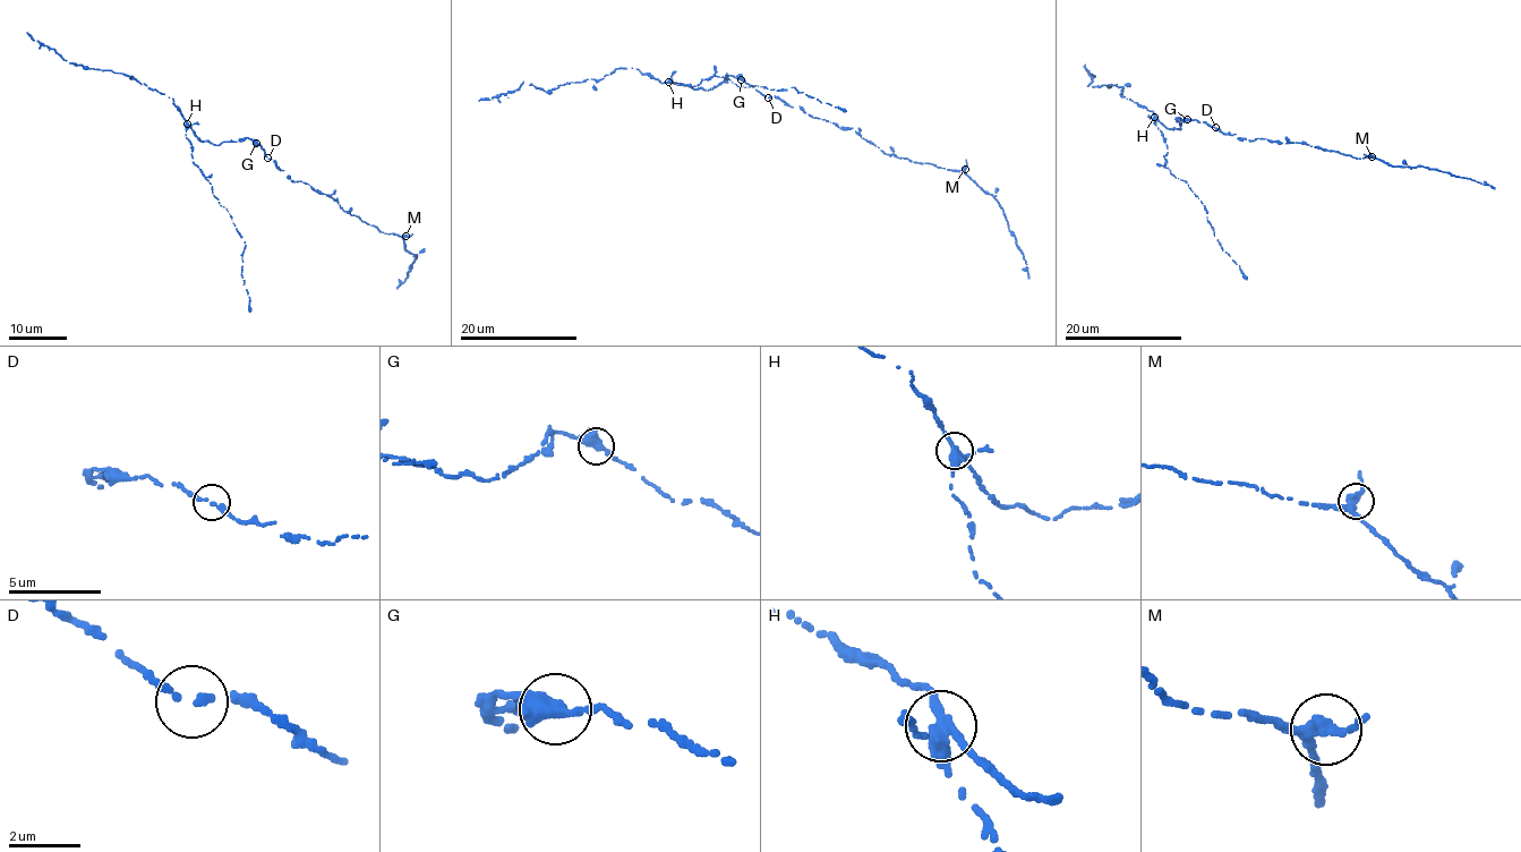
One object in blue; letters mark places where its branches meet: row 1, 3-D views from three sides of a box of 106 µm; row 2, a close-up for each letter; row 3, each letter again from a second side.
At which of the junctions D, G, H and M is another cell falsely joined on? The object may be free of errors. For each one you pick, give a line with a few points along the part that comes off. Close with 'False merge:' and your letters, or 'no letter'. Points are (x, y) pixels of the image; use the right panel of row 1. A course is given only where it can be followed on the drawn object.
H: course (1155, 117), (1165, 142), (1165, 165), (1170, 173), (1187, 182), (1204, 206), (1220, 246), (1247, 279)
False merge: H

